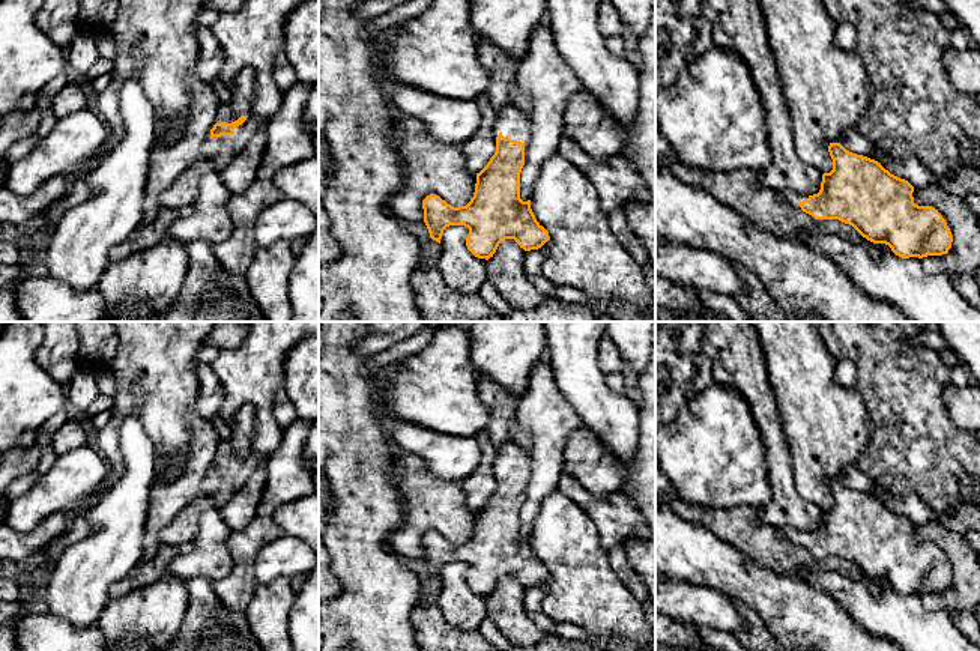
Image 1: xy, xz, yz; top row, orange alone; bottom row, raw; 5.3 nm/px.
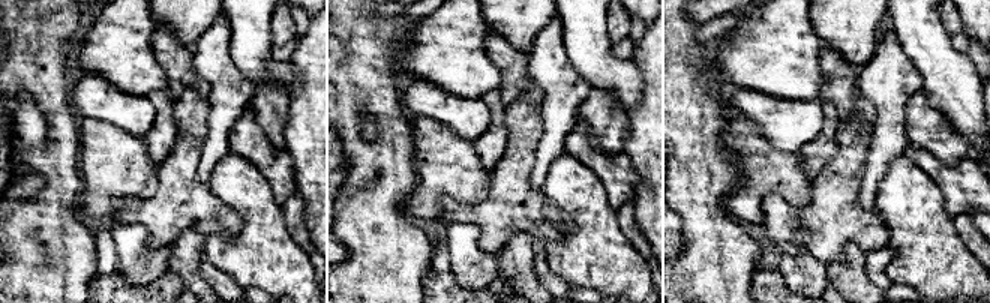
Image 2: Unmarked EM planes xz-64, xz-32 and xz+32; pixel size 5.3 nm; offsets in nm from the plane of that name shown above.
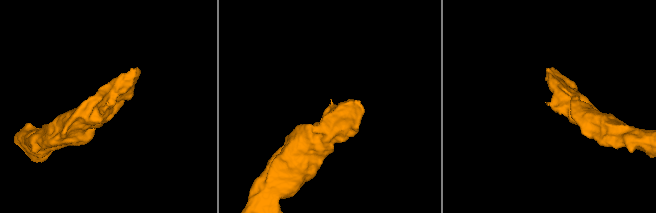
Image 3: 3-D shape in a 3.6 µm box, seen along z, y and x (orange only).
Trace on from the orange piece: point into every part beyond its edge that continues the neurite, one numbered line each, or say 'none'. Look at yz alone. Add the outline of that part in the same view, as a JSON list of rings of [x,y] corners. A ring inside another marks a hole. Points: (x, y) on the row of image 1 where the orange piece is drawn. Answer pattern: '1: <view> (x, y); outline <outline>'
1: yz (789, 200); outline [[[780,191],[776,194],[785,210],[801,210],[798,203],[809,198],[809,195],[798,194],[798,192],[789,192],[789,191]]]

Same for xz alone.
1: xz (511, 122); outline [[[511,102],[498,111],[498,119],[495,123],[496,137],[502,134],[505,138],[526,143],[531,137],[531,129],[531,117],[523,114],[522,110]]]

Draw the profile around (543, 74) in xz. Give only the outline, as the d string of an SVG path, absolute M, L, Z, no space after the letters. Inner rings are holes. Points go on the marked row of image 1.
M547 23L534 30L514 80L532 105L532 129L525 143L525 165L520 173L520 198L528 201L543 165L558 155L565 131L567 104L583 87L559 54Z

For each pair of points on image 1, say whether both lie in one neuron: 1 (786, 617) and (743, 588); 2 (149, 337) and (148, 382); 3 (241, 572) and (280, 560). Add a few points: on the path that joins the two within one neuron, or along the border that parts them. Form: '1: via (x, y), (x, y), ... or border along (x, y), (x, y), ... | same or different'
1: via (776, 606), (758, 588), (753, 588) | same
2: via (149, 348), (149, 372) | same
3: border along (277, 538), (256, 555), (253, 572), (257, 582) | different

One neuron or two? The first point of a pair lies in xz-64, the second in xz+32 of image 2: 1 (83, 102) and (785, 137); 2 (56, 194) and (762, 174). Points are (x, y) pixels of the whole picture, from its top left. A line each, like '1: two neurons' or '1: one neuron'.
1: one neuron
2: two neurons

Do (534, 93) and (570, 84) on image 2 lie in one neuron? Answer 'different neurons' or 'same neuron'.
different neurons

